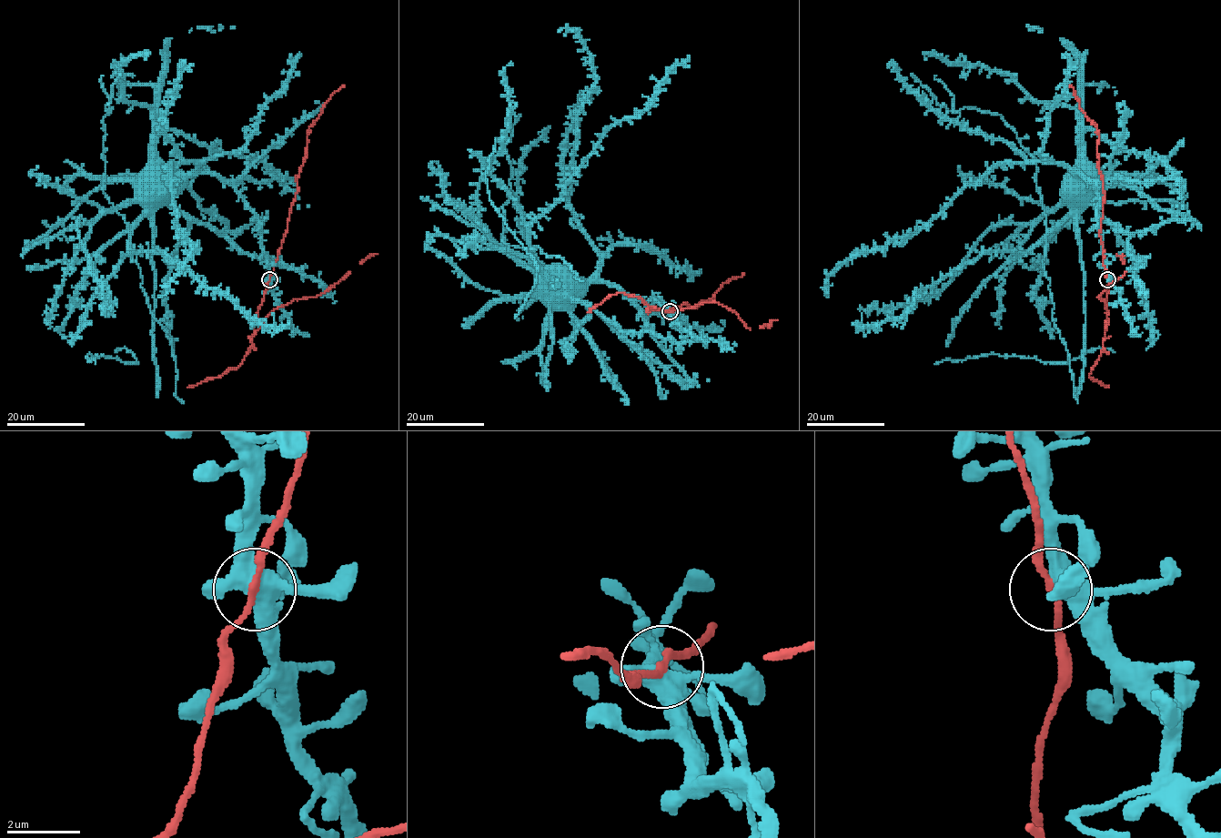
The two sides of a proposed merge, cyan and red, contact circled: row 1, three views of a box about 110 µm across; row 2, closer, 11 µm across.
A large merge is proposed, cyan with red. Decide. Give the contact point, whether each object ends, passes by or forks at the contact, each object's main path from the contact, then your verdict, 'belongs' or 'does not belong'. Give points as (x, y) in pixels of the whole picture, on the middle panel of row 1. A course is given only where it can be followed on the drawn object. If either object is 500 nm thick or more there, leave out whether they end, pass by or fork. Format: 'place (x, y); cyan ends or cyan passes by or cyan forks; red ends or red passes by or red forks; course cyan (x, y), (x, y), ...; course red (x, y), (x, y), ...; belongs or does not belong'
place (670, 311); cyan forks; red passes by; course cyan (669, 310), (660, 302), (640, 302), (603, 282), (537, 283); course red (669, 310), (686, 303), (697, 307), (702, 301), (707, 302), (724, 282), (744, 273); belongs

